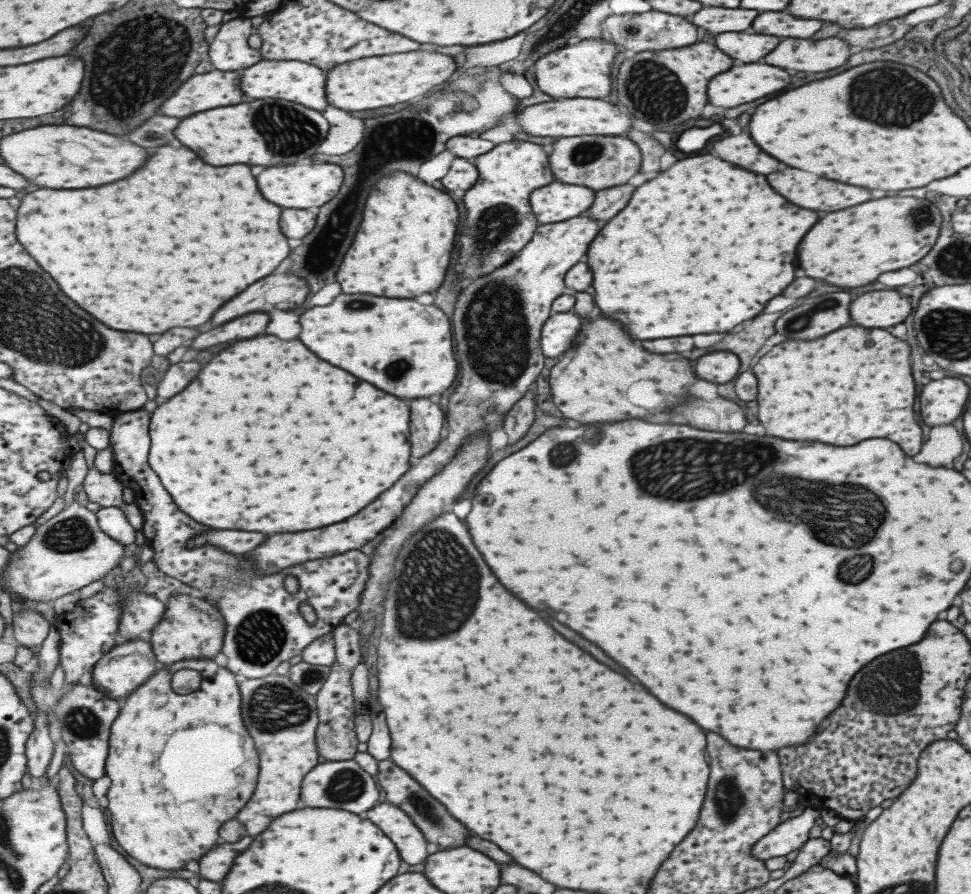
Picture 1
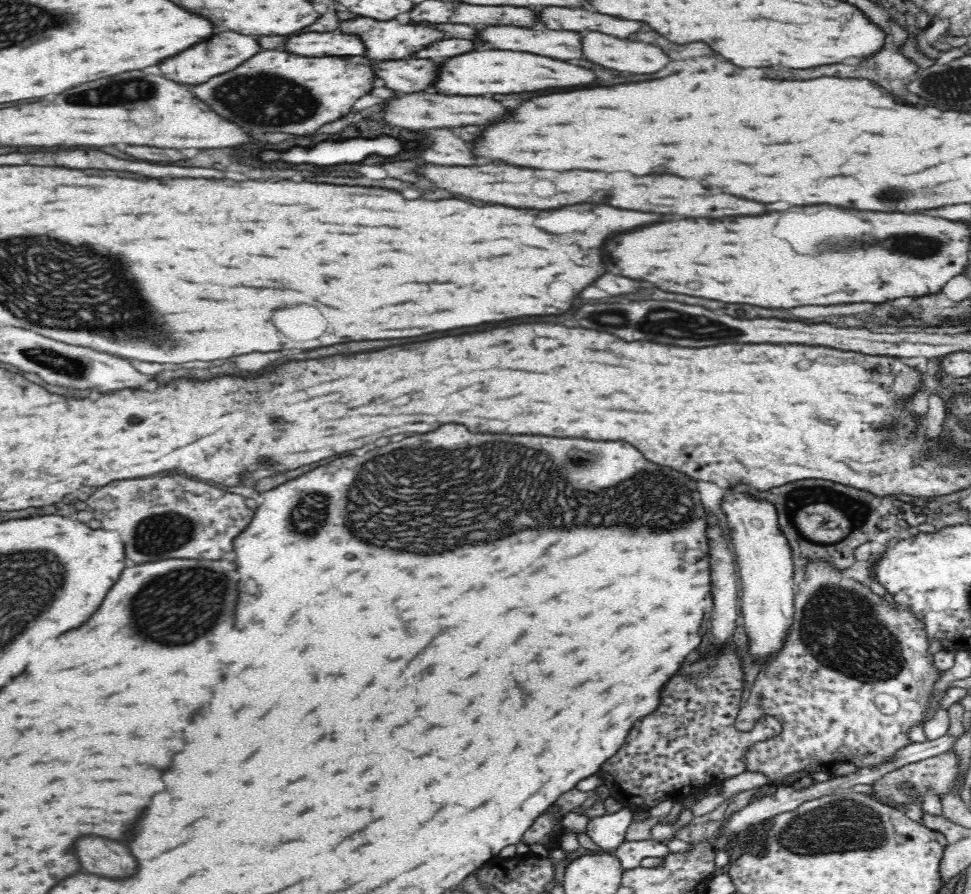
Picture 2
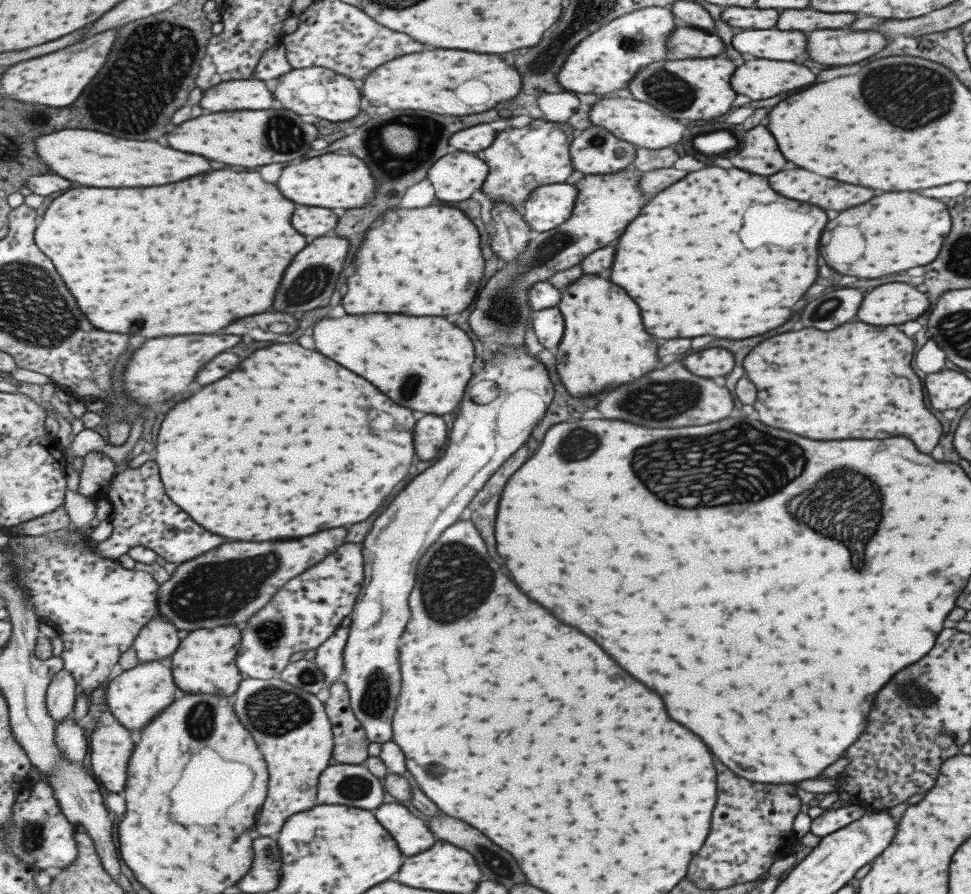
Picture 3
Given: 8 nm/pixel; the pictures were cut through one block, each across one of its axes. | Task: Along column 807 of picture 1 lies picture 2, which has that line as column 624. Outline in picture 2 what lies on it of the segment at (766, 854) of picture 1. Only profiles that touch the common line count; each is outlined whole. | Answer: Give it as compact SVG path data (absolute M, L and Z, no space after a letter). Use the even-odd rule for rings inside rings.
M624 808L610 814L606 812L606 816L600 818L590 818L586 822L586 834L592 838L592 842L596 842L600 848L614 852L622 840L626 840L626 830L630 828L634 810L632 808Z

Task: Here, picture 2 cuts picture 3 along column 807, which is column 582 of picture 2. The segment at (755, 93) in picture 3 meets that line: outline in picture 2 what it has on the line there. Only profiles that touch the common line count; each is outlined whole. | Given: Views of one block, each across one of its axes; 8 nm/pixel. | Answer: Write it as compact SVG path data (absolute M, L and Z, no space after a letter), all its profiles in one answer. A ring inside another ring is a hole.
M474 50L466 54L458 54L454 58L446 58L438 66L438 74L432 82L440 94L446 96L482 96L482 94L512 94L512 92L534 92L544 88L564 88L564 86L580 86L590 84L594 80L594 72L570 66L552 58L542 58L526 52L510 52L510 50Z

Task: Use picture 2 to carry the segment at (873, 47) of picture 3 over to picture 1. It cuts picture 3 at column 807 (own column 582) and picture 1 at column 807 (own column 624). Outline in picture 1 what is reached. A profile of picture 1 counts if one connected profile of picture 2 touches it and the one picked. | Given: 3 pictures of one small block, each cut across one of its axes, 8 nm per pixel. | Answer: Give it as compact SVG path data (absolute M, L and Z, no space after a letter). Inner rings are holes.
M785 38L759 62L795 72L803 70L825 72L845 64L849 54L851 54L849 46L839 38L823 38L823 40Z

